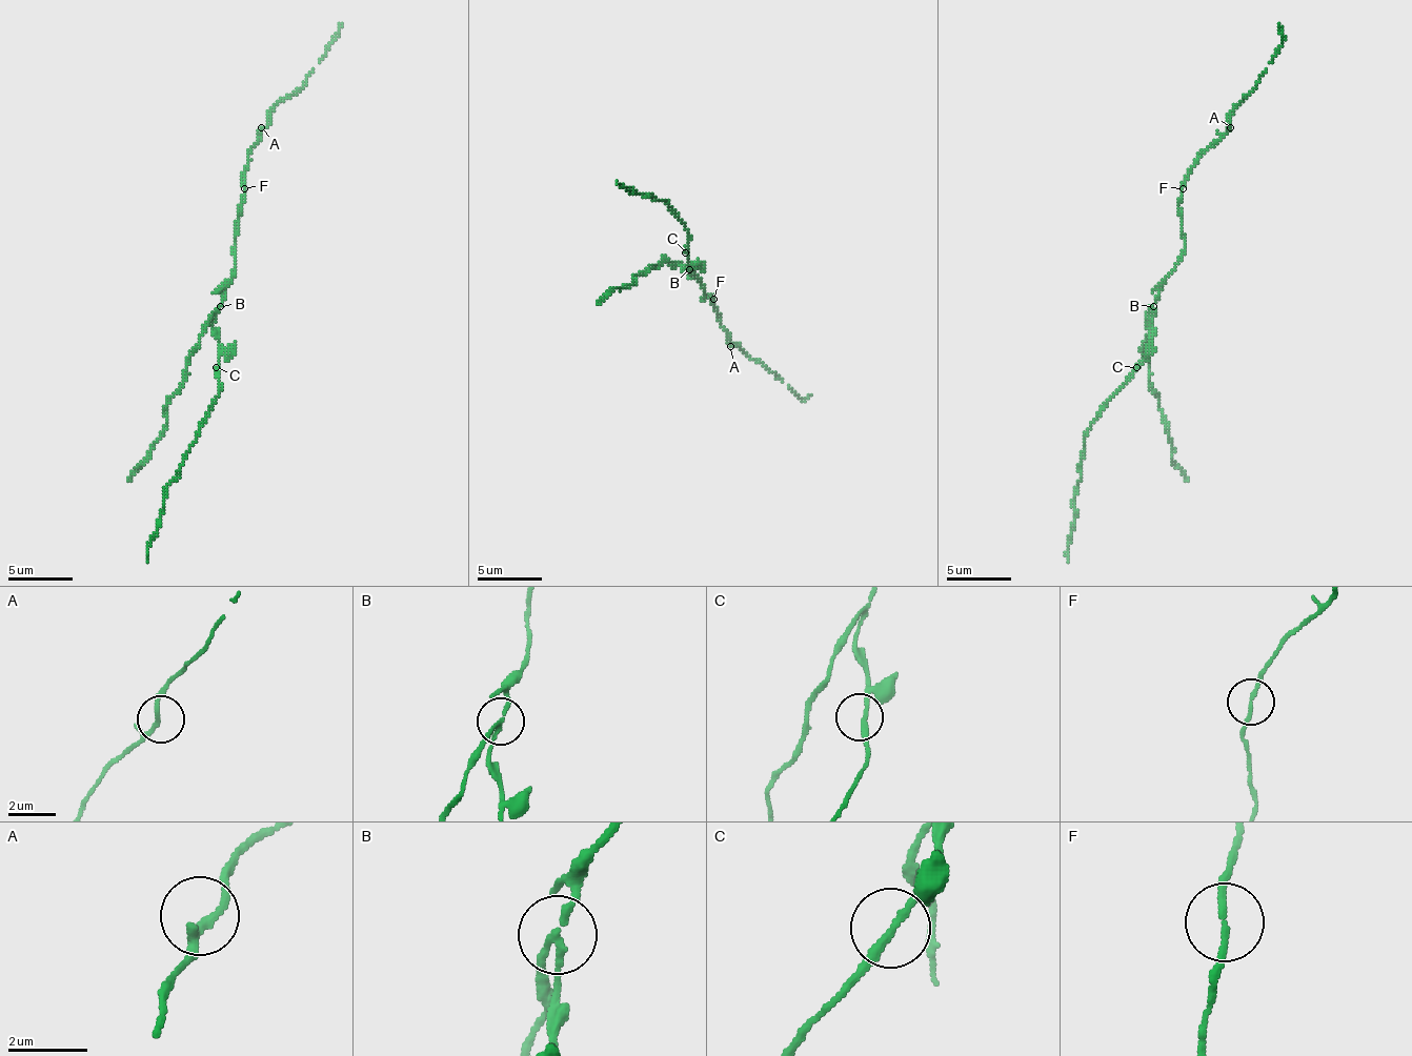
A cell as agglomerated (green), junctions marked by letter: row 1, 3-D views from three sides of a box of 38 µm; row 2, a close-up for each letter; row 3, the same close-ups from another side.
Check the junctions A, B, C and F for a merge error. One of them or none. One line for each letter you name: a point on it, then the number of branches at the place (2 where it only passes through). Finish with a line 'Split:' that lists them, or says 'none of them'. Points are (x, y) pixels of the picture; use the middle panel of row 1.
B: place (689, 269); branches 3
Split: B

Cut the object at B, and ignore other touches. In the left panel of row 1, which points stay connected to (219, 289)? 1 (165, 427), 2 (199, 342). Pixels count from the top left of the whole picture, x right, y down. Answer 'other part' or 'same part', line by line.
1: other part
2: other part

